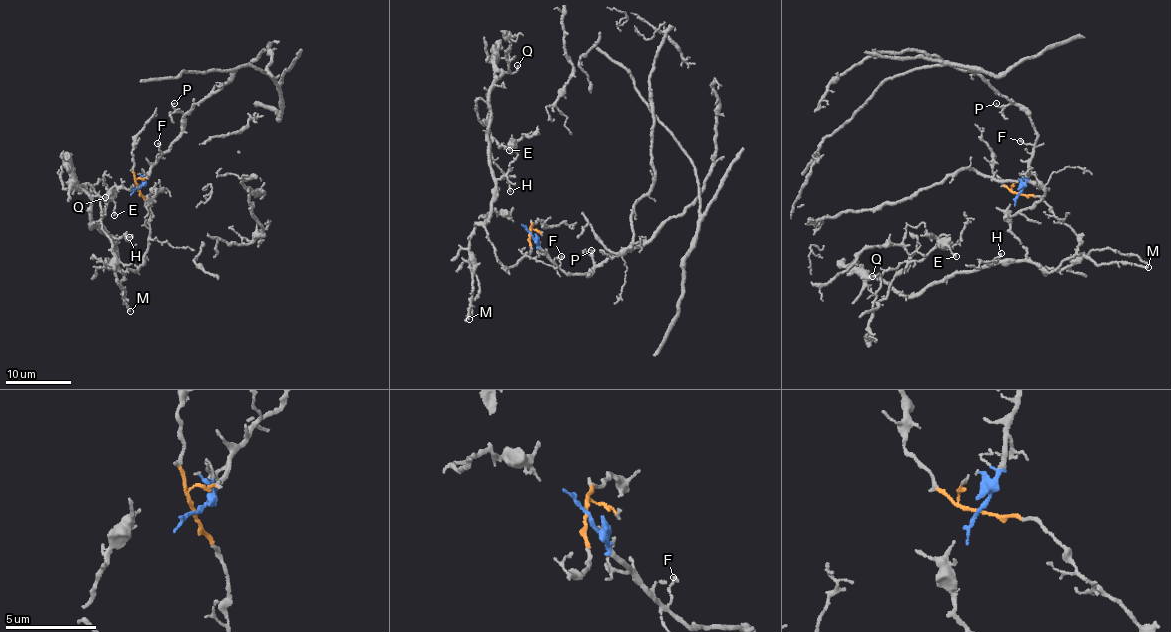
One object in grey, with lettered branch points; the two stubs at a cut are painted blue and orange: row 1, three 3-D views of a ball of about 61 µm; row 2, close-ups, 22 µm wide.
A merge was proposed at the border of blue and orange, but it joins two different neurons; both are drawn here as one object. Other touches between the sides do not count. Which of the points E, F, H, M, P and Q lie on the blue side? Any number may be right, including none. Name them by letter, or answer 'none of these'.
F, P

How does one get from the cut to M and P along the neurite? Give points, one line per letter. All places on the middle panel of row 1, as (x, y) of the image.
M: (530, 232), (529, 253), (505, 267), (477, 224), (468, 248), (473, 270), (468, 319)
P: (530, 232), (565, 273), (574, 275), (593, 268), (592, 250)

